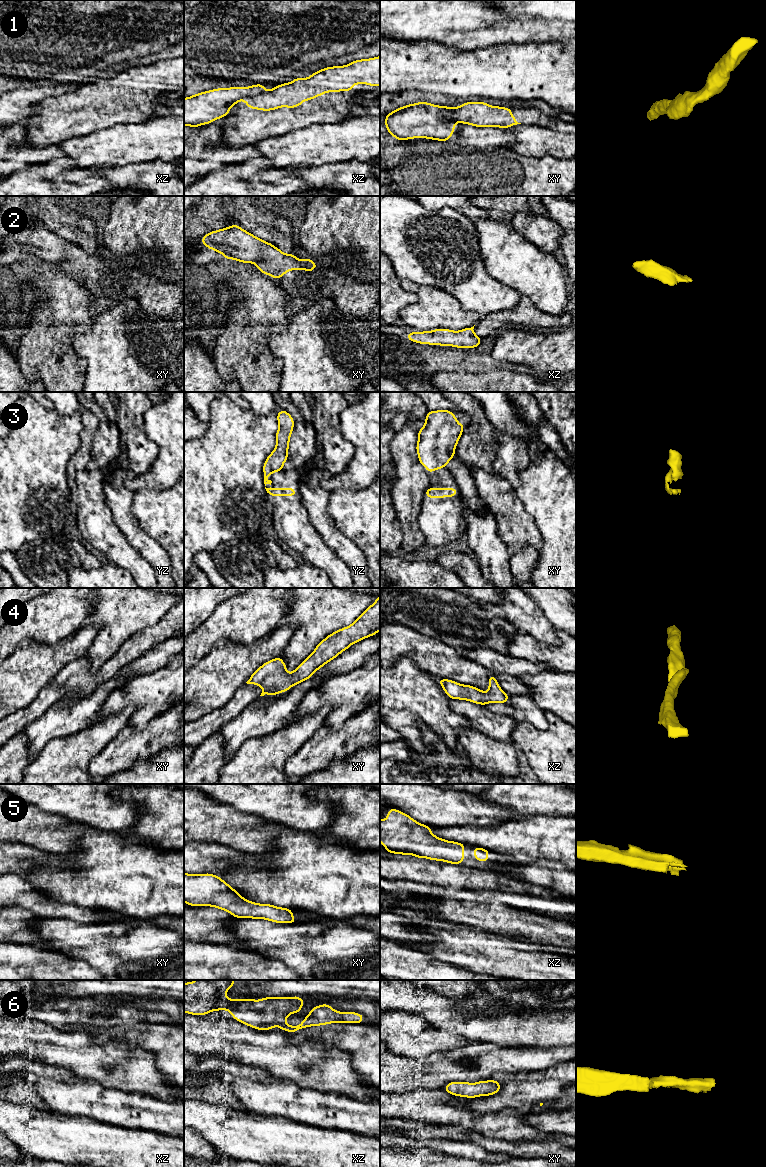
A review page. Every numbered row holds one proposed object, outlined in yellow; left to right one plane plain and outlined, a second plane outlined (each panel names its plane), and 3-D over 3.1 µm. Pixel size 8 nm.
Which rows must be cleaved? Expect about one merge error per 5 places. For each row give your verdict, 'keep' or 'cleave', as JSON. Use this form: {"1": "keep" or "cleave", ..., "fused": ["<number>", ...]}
{"1": "cleave", "2": "keep", "3": "keep", "4": "keep", "5": "keep", "6": "keep", "fused": ["1"]}

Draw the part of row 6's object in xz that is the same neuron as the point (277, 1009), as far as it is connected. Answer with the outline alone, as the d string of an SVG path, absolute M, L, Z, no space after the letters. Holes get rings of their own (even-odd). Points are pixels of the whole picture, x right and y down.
M195 980L184 983L184 1012L206 1015L212 1011L228 1010L232 1017L254 1029L270 1030L277 1026L294 1033L314 1025L330 1023L359 1023L364 1016L355 1012L335 1011L328 1004L312 1008L300 1025L286 1024L286 1018L301 1011L304 1000L298 996L266 997L255 999L229 999L226 992L235 985L234 980Z

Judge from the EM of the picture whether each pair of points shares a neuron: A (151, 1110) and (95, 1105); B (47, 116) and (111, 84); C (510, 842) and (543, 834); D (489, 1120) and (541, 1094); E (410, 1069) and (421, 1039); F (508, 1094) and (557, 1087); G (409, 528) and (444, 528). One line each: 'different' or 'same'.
A: same
B: same
C: same
D: different
E: different
F: same
G: different

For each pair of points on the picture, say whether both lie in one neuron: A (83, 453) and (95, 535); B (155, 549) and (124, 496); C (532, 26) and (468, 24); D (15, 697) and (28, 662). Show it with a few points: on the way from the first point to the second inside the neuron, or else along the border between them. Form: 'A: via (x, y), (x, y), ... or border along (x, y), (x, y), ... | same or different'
A: via (82, 473), (82, 482), (86, 486), (94, 515) | same
B: via (141, 538), (124, 520), (124, 510) | same
C: via (516, 29), (496, 29), (494, 31), (484, 29) | same
D: via (15, 688), (15, 683), (27, 671) | same

